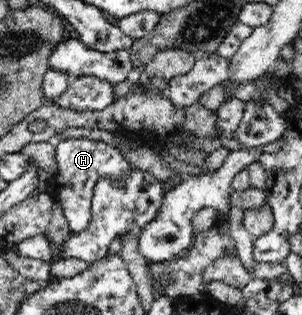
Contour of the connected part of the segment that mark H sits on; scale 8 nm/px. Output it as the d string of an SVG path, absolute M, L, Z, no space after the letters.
M87 138L60 140L56 144L55 160L57 172L48 180L45 192L50 193L60 202L63 214L69 223L70 232L73 234L87 230L91 222L93 188L97 180L99 178L119 180L119 176L127 176L129 170L134 168L117 147Z

